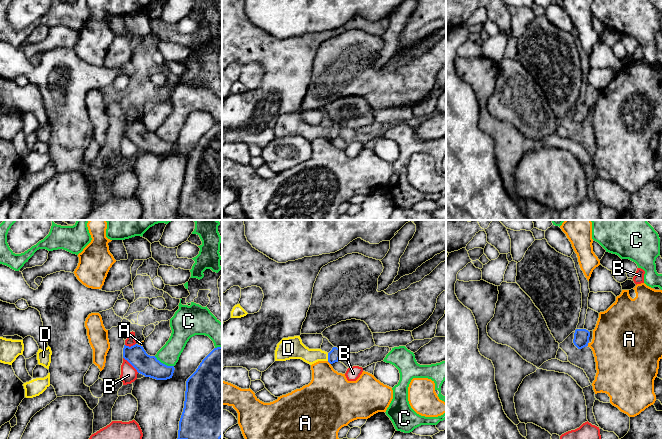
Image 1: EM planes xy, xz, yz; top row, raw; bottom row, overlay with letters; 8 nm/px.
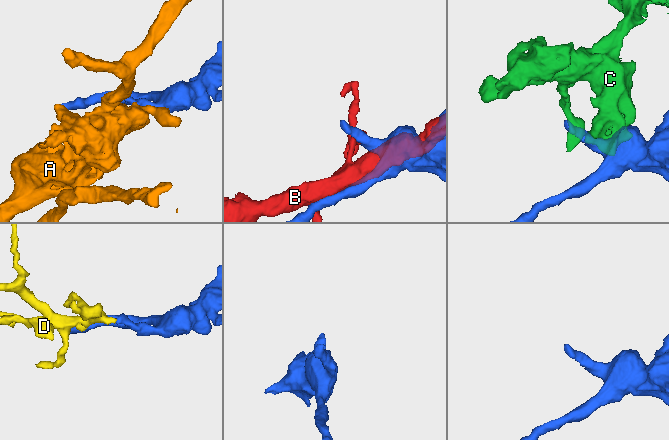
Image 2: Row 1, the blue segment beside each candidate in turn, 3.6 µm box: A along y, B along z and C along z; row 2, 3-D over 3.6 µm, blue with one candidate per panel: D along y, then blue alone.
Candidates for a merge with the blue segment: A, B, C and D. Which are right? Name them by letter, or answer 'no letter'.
D

